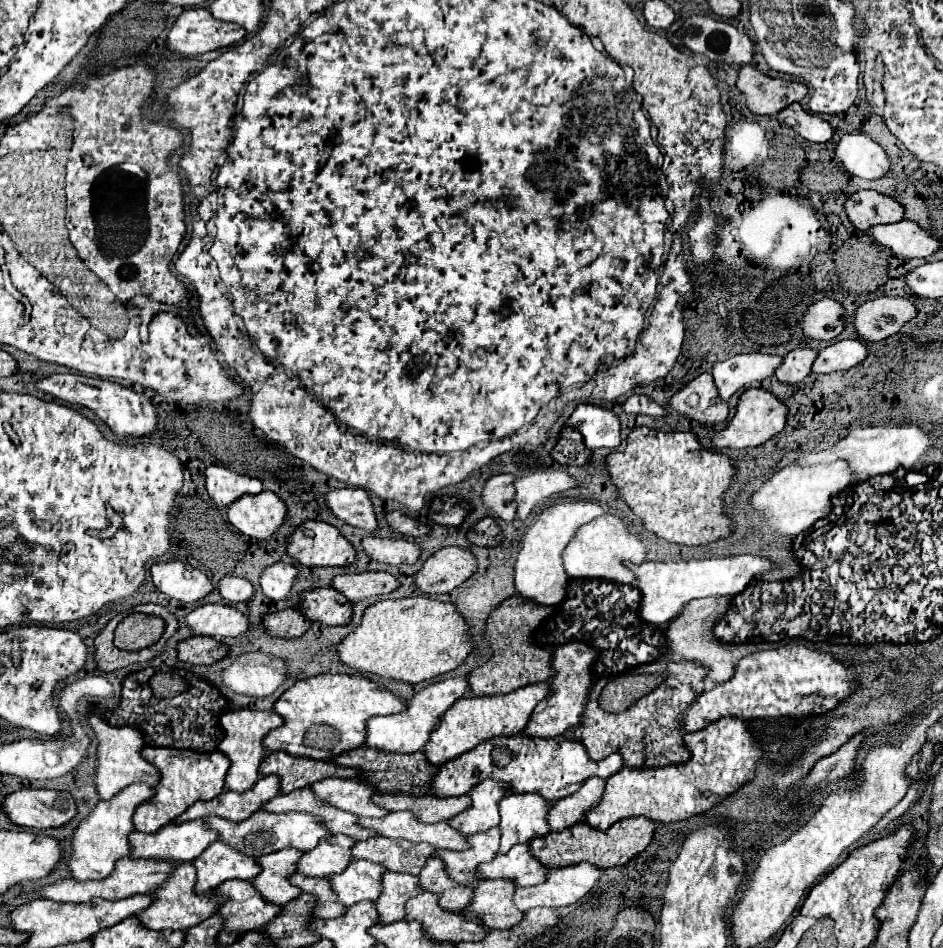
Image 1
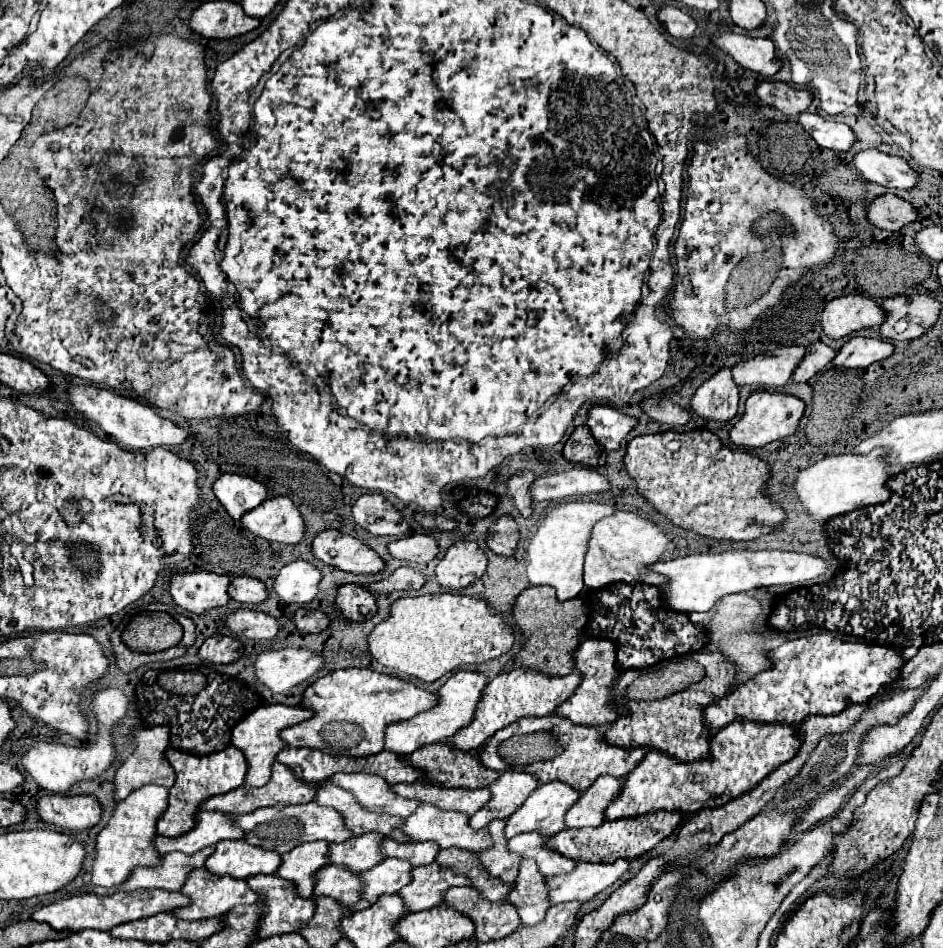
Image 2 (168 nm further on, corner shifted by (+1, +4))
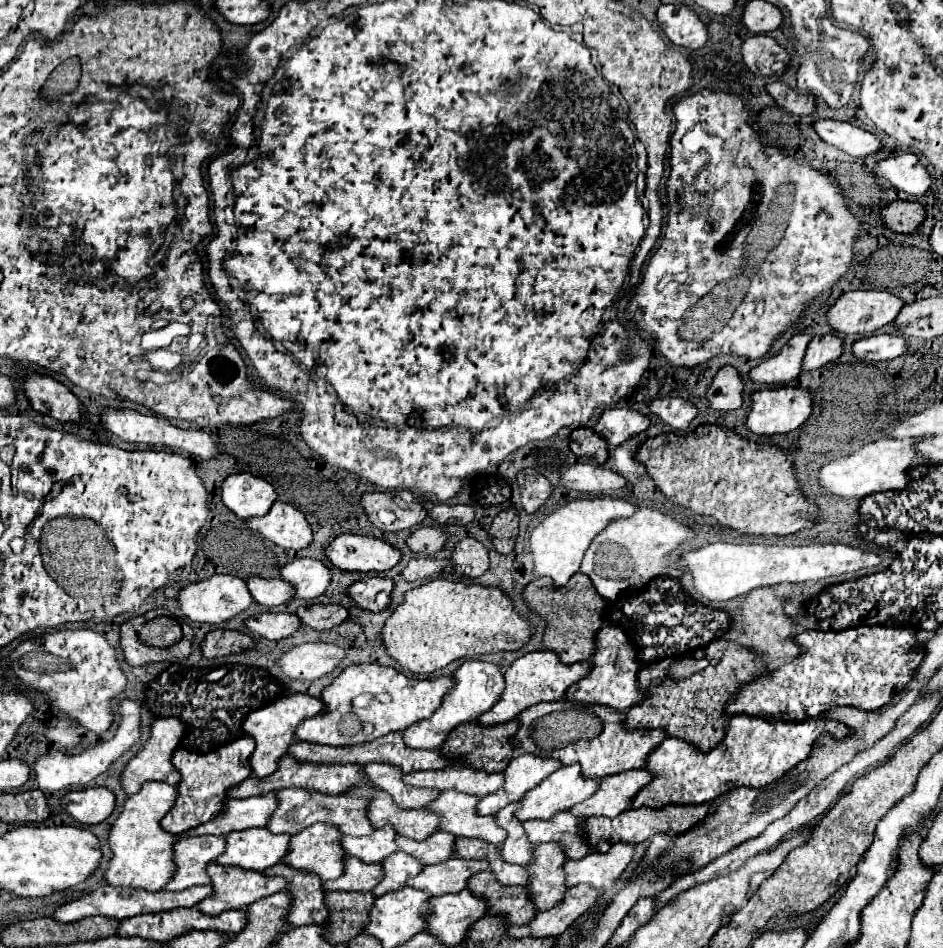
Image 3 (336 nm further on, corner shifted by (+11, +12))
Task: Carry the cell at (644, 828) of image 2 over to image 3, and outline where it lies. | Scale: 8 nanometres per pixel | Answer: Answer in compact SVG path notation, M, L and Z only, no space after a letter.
M690 804L690 806L664 806L662 810L652 810L652 808L638 808L638 810L626 810L620 816L608 820L608 818L588 818L586 820L586 832L588 832L588 842L592 844L592 848L600 850L600 852L608 852L608 848L618 842L618 840L626 840L626 842L644 842L650 836L654 836L656 832L664 832L664 834L684 834L688 830L692 830L698 822L702 822L708 816L708 808L710 804Z

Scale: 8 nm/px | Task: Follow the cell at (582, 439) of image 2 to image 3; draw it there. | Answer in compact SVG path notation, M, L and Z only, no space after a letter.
M576 428L570 436L570 450L576 456L586 456L604 464L608 460L608 444L592 428Z

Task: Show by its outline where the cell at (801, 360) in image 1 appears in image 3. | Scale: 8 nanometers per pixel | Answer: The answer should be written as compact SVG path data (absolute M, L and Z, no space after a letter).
M836 334L814 336L804 356L804 370L816 370L826 366L828 362L836 362L844 352L842 344L844 342Z

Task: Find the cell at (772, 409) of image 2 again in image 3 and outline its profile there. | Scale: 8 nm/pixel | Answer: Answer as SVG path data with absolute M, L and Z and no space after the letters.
M806 388L758 390L752 394L752 412L746 424L754 434L786 434L810 418L812 404L812 394Z

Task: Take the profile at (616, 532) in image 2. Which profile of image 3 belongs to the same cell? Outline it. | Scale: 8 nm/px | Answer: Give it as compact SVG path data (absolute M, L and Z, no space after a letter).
M638 508L632 518L608 524L608 528L592 540L590 548L584 554L580 572L590 576L600 596L604 596L610 602L616 602L620 594L638 592L658 576L682 578L684 570L670 560L670 554L684 542L690 542L692 538L694 532L678 520L652 508Z

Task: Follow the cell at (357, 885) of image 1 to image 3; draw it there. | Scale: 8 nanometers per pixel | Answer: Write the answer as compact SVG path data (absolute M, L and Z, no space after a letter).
M406 852L392 854L388 860L382 862L382 866L384 866L384 878L372 890L372 892L376 892L374 896L384 896L388 892L396 892L396 890L404 888L406 880L416 876L424 868L424 864L420 860L416 860L414 856L410 856Z

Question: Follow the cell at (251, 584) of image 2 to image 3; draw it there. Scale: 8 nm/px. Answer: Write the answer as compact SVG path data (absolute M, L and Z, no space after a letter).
M250 578L248 582L248 590L252 594L252 598L262 604L262 606L280 606L290 602L296 594L296 590L286 584L286 580L264 580L264 578Z

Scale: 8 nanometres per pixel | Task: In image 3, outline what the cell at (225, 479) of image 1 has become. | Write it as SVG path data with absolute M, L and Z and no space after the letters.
M232 474L222 484L222 500L242 520L264 516L276 502L276 490L252 474Z

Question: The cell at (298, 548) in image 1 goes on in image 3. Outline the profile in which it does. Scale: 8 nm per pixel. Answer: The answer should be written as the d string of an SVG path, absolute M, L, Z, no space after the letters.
M356 534L334 538L326 548L326 556L334 566L348 572L384 572L394 568L402 558L400 550L392 544Z

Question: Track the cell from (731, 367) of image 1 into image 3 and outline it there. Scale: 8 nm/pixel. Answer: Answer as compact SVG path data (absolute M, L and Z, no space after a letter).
M796 334L788 340L780 354L764 360L750 370L750 378L762 384L788 384L802 374L802 360L812 336Z

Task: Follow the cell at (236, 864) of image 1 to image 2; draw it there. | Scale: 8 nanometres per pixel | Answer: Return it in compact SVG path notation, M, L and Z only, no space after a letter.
M222 840L206 860L212 876L248 878L256 874L274 874L280 866L280 854L250 846L244 840Z

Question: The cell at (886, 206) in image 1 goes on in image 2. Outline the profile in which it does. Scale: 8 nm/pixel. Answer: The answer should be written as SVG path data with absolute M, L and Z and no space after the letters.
M882 194L882 196L874 198L866 208L866 218L872 226L892 230L892 232L896 232L902 226L916 220L916 214L918 212L910 202L906 202L894 194Z

